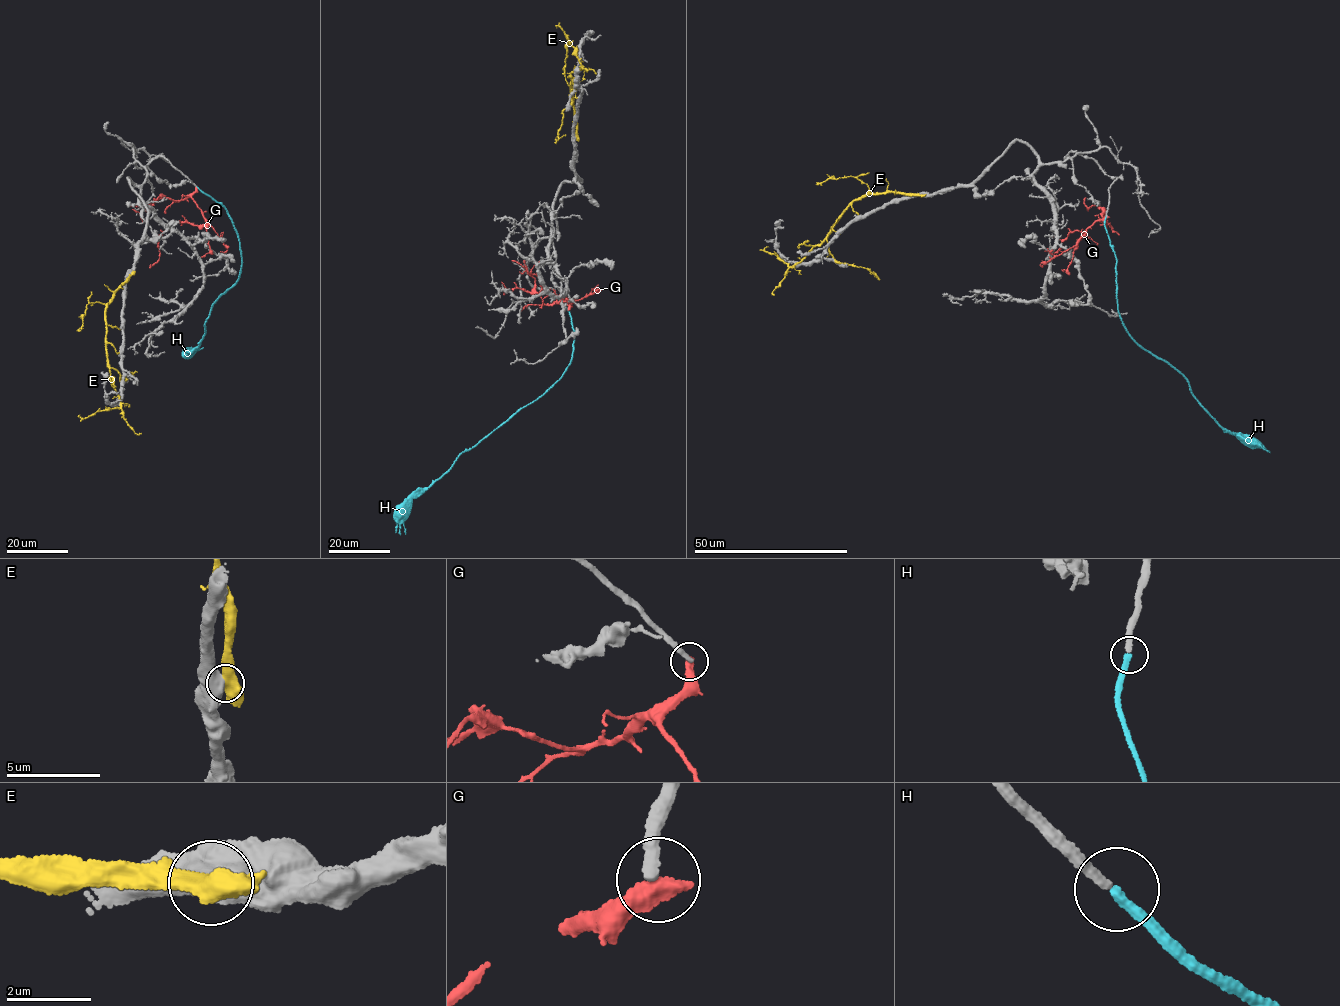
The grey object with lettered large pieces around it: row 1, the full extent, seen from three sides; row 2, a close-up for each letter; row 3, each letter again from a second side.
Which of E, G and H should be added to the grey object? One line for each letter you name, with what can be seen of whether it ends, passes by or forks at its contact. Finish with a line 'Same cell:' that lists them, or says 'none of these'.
H: it ends
Same cell: H

